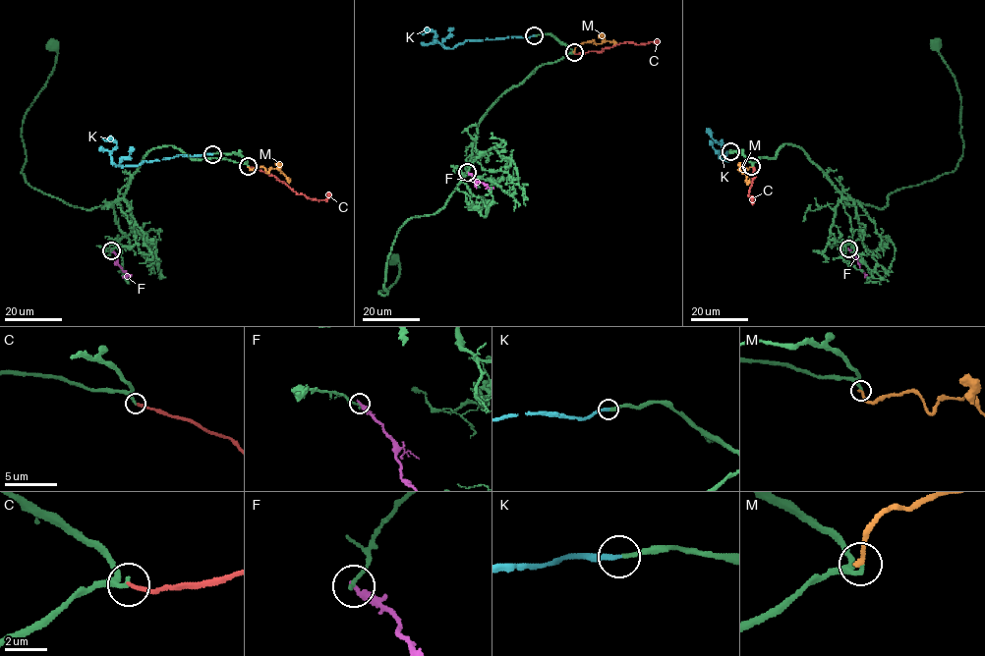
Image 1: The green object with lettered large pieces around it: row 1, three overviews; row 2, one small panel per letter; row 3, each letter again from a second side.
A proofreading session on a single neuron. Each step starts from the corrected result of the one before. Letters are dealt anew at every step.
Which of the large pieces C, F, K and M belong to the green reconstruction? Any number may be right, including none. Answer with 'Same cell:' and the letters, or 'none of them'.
Same cell: K

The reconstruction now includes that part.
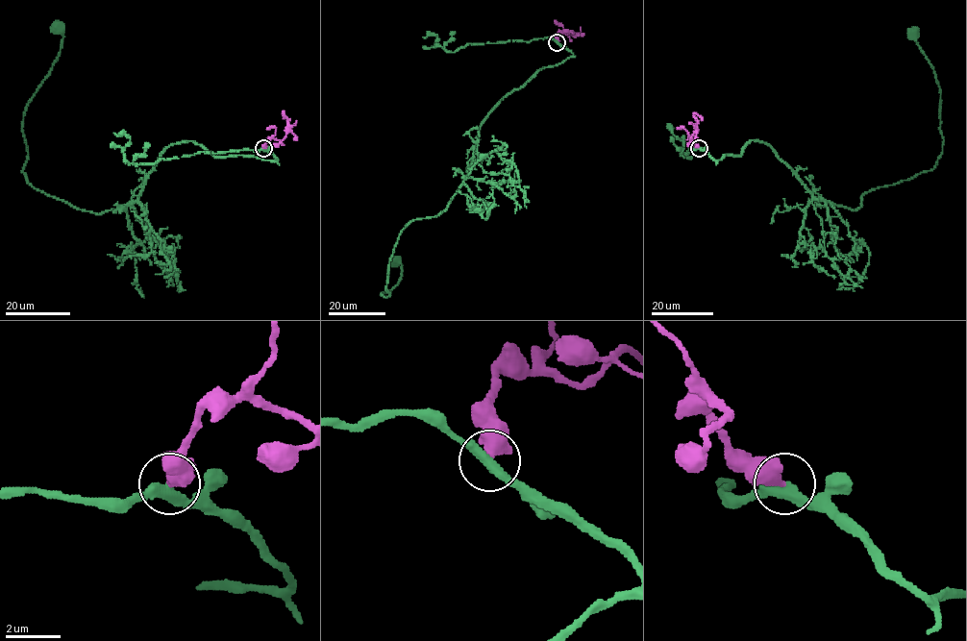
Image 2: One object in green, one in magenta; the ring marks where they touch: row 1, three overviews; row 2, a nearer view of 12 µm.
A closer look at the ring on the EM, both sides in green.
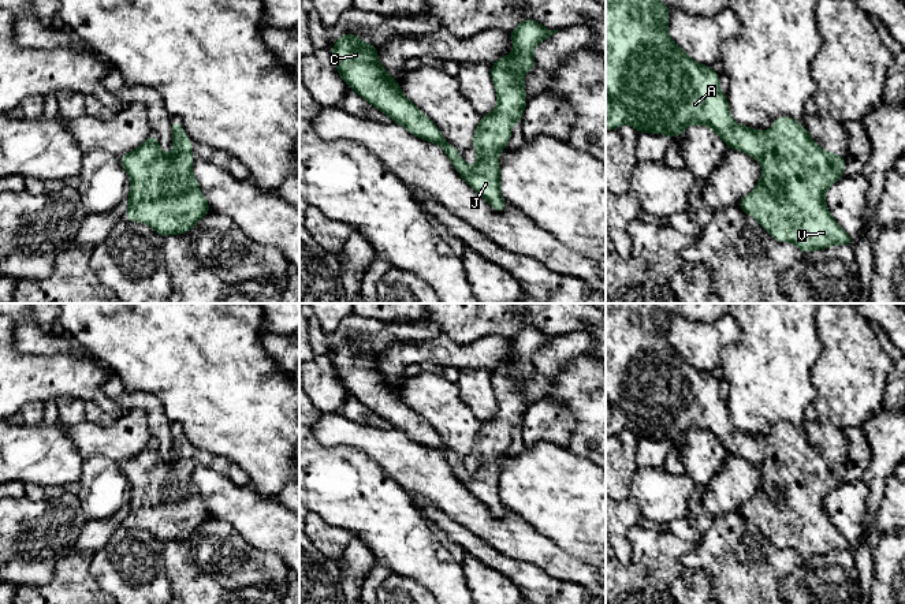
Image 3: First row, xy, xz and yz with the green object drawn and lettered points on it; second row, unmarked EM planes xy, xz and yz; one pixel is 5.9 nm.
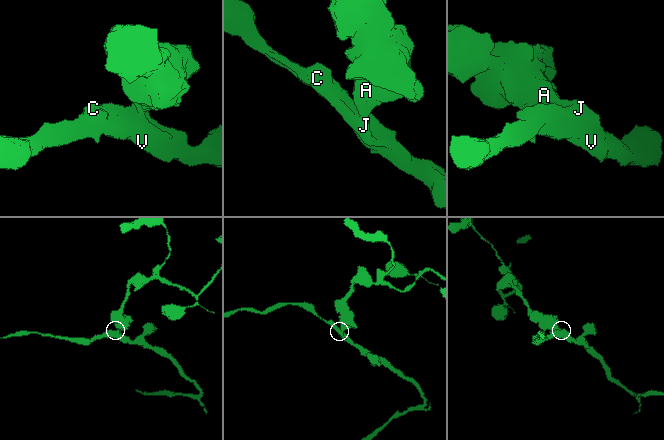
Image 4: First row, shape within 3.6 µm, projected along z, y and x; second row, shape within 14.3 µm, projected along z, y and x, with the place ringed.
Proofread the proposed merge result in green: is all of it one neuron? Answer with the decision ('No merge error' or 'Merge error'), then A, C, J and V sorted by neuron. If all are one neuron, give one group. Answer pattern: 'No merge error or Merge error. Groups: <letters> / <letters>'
No merge error. Groups: A C J V

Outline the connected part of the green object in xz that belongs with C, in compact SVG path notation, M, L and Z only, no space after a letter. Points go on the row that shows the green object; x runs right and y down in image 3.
M528 18L509 33L515 51L491 64L491 77L498 93L498 107L492 113L481 116L481 122L474 131L473 146L480 160L474 167L469 167L463 163L458 150L444 139L440 130L402 94L398 81L386 72L376 56L379 46L365 44L358 40L354 33L347 33L335 41L331 53L338 72L351 89L364 100L373 104L379 111L388 115L392 122L405 126L411 134L440 145L465 182L484 197L494 210L503 212L507 204L500 197L500 167L495 160L506 148L511 137L513 124L522 120L522 112L528 104L524 87L524 72L537 68L532 51L540 41L551 37L556 31L558 30L548 30Z

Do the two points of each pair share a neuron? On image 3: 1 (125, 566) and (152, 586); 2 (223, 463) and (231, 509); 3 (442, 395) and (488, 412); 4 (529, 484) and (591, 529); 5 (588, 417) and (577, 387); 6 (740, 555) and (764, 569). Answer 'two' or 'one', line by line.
1: one
2: two
3: two
4: one
5: one
6: one

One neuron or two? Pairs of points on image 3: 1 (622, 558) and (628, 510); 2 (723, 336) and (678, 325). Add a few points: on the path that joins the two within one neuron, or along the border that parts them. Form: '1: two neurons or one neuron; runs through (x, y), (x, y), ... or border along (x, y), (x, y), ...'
1: one neuron; runs through (622, 545), (622, 522)
2: one neuron; runs through (712, 336), (689, 336)

